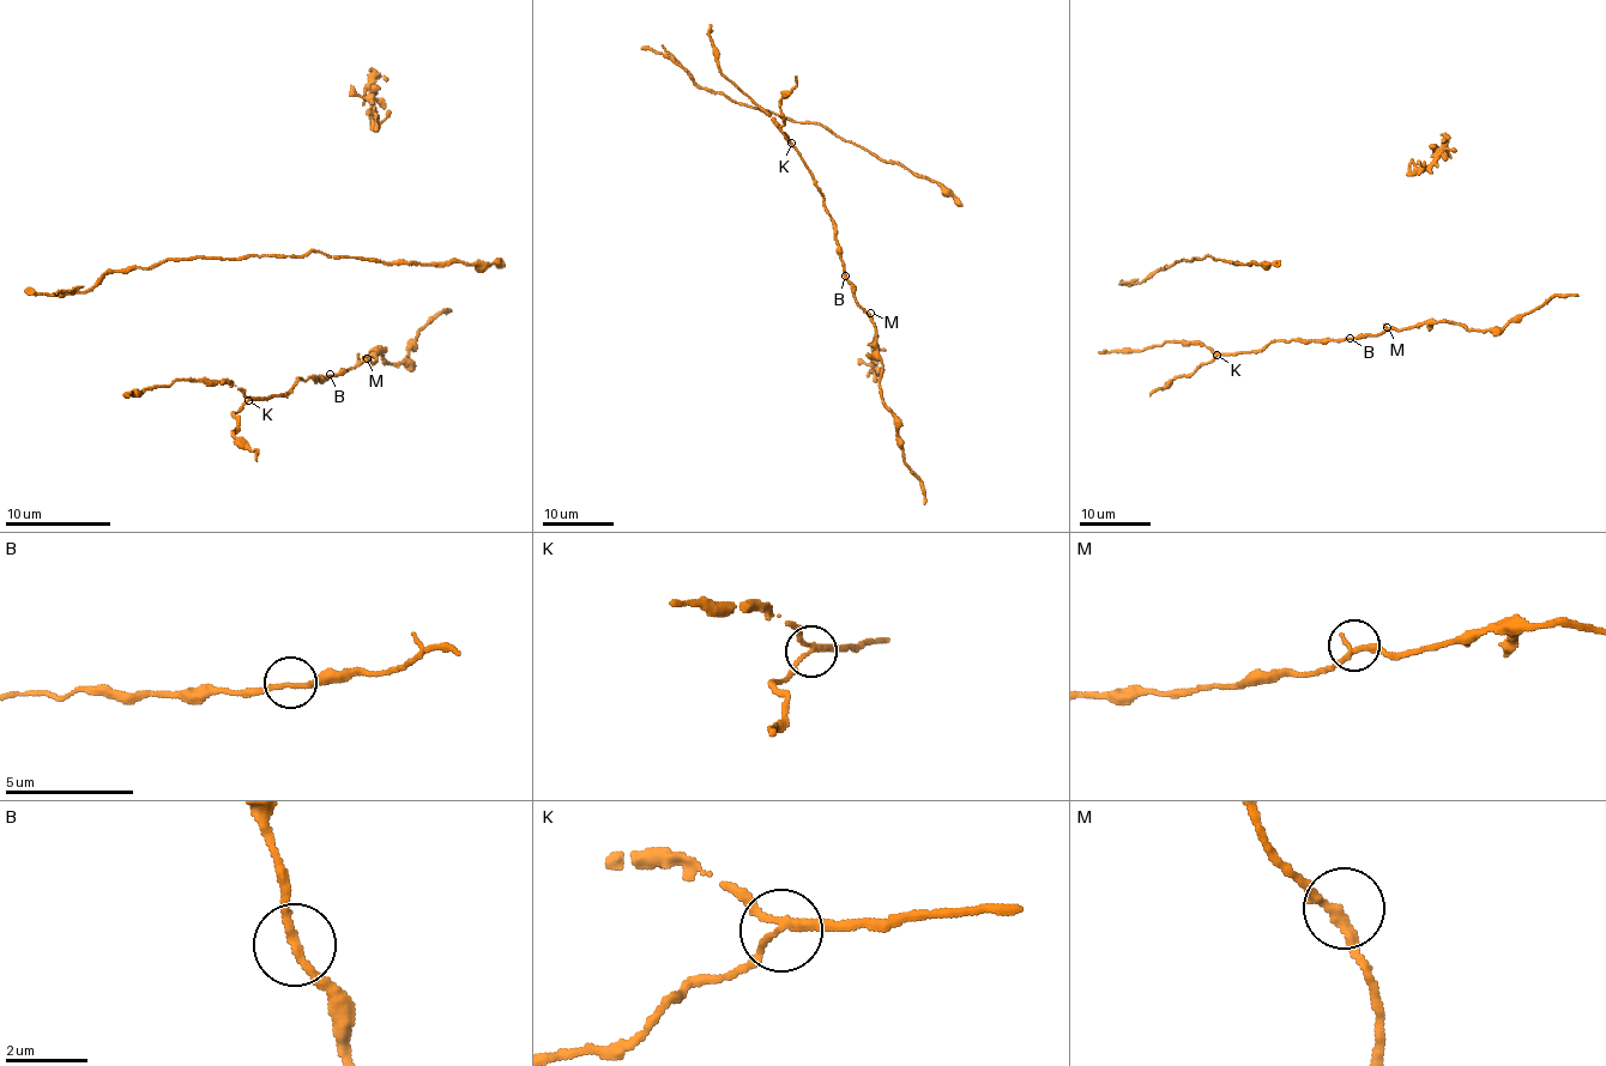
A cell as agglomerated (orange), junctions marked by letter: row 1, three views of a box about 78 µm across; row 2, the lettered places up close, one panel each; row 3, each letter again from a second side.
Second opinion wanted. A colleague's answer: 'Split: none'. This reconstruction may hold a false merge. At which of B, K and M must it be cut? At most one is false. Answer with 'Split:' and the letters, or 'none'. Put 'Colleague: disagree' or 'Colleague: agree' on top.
Colleague: disagree
Split: K

